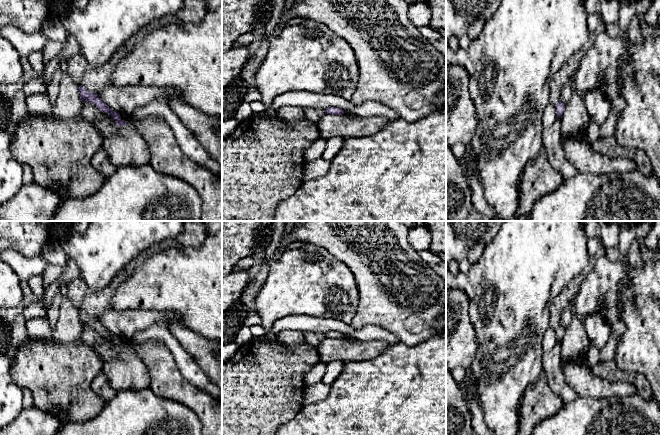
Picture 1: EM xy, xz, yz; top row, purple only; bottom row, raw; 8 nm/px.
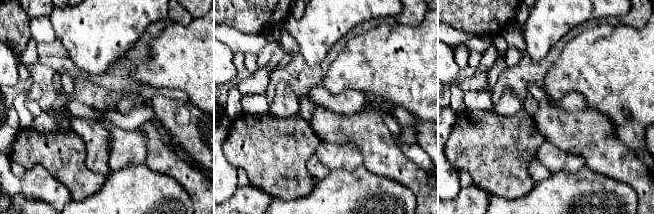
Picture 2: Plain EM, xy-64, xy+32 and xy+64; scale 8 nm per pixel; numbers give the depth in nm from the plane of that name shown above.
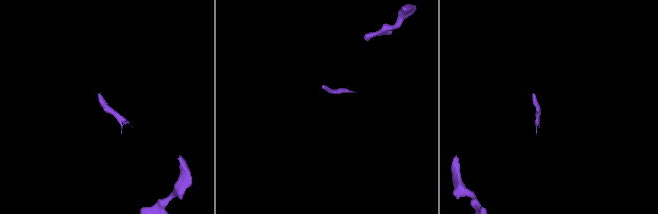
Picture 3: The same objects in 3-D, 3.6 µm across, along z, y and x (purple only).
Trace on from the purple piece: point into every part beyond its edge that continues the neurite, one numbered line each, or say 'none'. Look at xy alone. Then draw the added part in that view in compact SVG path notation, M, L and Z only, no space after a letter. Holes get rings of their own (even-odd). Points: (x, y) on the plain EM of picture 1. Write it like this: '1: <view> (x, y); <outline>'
1: xy (127, 372); M130 349L120 350L114 360L104 363L102 370L116 392L138 391L150 384L147 367Z

